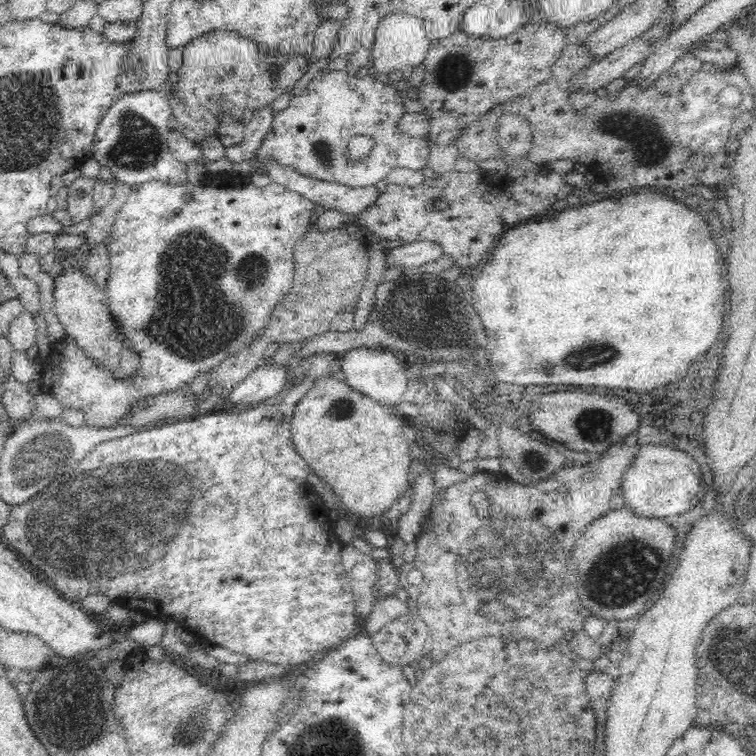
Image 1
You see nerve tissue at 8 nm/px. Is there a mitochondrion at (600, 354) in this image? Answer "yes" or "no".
yes

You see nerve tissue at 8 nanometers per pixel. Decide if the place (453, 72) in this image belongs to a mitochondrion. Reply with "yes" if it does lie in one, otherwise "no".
yes

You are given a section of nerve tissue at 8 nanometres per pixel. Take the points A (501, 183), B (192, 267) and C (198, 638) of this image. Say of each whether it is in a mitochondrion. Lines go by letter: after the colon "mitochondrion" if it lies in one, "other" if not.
A: other
B: mitochondrion
C: other

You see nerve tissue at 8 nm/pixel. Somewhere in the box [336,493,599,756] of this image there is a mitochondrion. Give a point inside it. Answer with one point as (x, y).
(502, 584)

